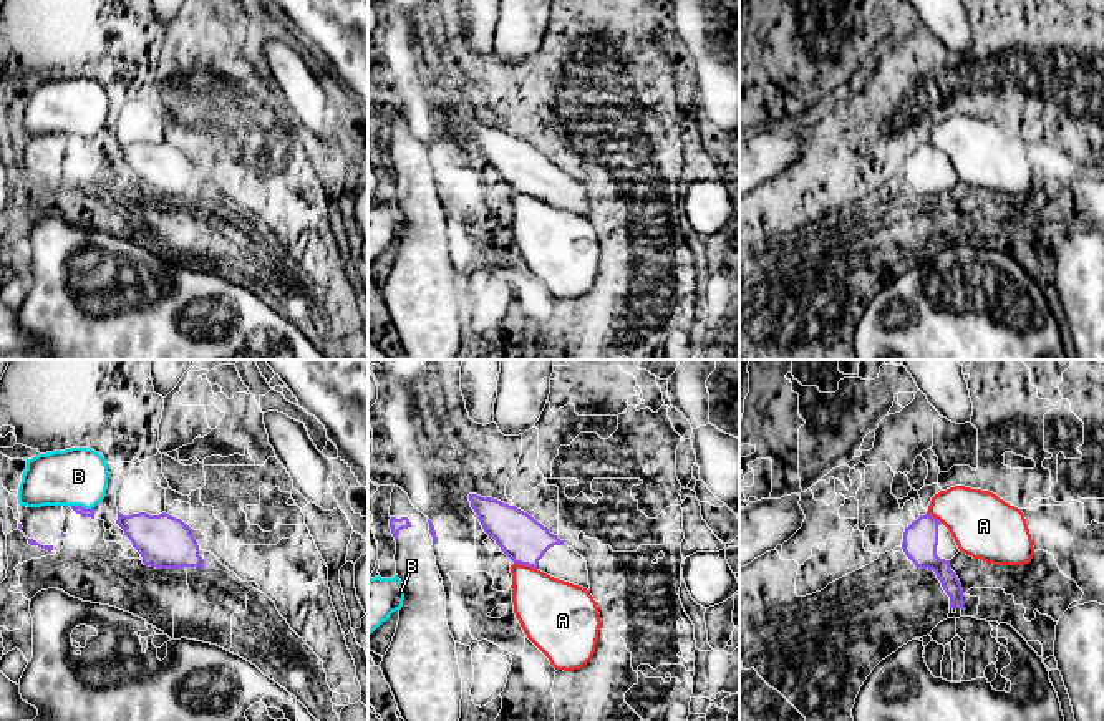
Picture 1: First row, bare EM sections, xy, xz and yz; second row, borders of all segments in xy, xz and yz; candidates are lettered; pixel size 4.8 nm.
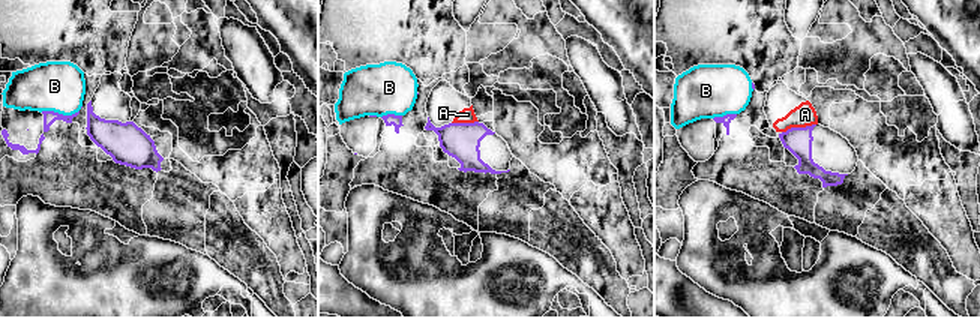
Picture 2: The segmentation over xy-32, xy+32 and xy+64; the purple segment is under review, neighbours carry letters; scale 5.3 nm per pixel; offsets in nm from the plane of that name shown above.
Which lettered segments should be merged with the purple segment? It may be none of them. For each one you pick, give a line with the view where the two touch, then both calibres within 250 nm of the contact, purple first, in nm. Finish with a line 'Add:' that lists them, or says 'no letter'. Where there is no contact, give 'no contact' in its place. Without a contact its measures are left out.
Add: no letter

